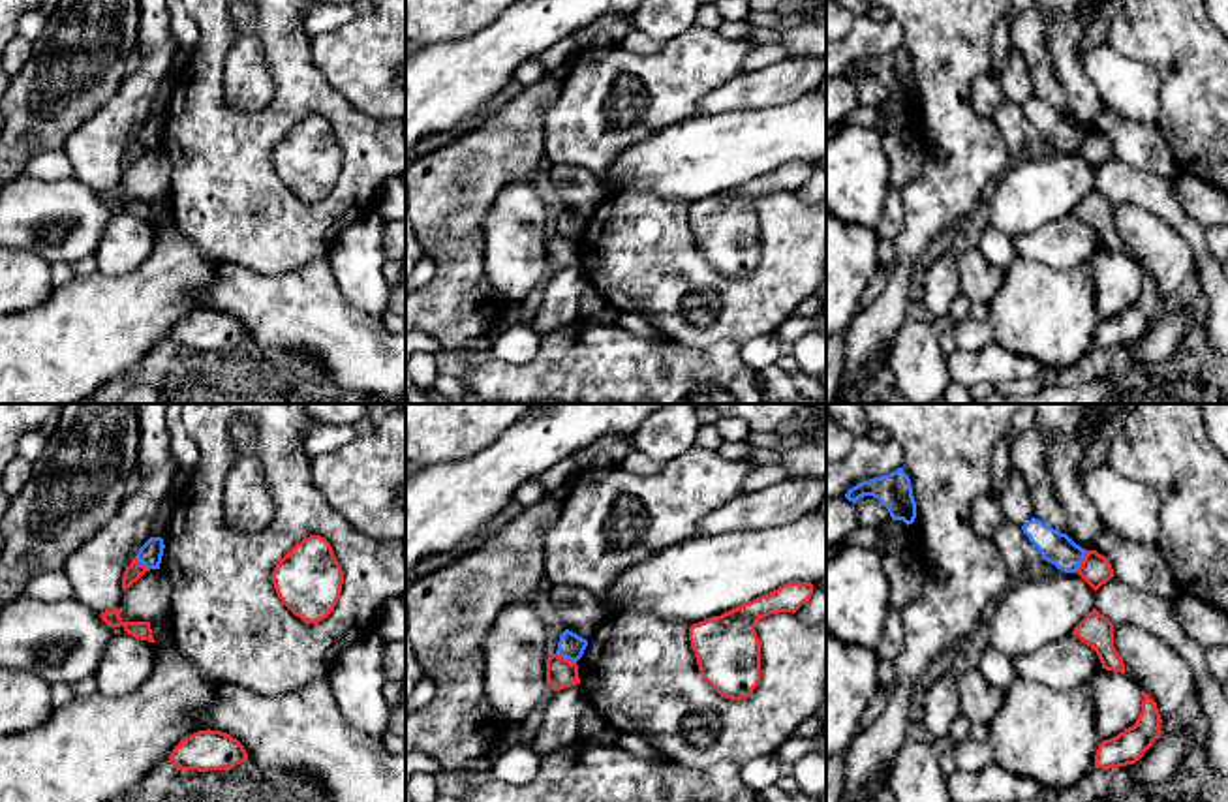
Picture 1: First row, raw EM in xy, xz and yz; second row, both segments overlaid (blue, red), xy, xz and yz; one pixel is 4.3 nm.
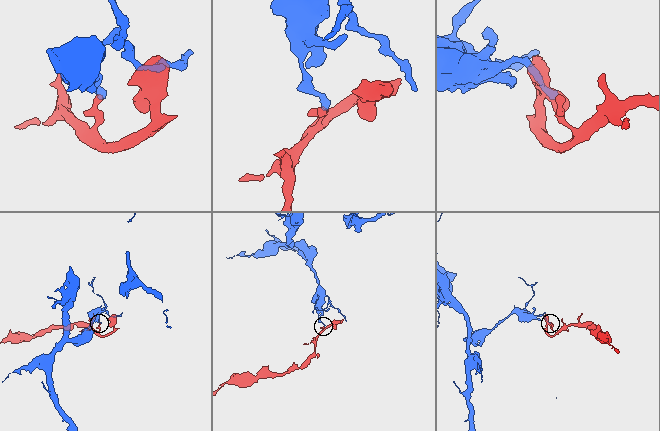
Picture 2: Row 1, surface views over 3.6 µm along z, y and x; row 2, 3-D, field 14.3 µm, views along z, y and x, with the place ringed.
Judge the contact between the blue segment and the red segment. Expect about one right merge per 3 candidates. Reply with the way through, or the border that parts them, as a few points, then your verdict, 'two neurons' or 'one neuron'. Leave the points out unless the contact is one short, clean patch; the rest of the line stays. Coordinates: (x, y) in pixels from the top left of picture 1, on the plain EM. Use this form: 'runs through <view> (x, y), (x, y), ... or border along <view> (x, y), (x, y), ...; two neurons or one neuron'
border along yz (1088, 130), (1074, 151); two neurons

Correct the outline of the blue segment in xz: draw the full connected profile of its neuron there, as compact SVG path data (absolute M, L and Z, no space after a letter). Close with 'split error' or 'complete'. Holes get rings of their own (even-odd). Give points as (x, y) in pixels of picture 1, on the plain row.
M565 208L560 216L556 233L573 240L573 242L576 242L582 237L586 225L588 225L586 218L582 218L576 212Z | complete

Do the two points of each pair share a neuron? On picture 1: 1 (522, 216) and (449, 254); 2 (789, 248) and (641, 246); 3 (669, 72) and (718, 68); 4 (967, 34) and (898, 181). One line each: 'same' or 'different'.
1: different
2: same
3: same
4: different

